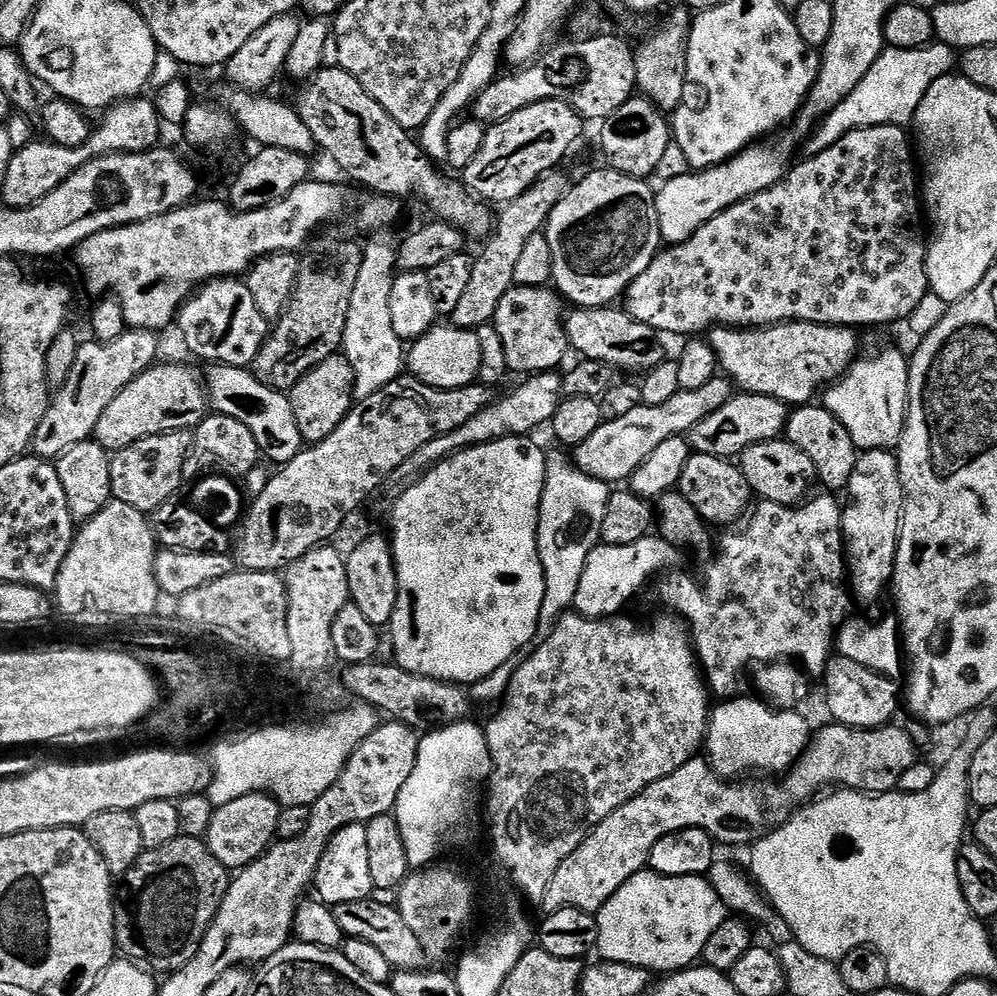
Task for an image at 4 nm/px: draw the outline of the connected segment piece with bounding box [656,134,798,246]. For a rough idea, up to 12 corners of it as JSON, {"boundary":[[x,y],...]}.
{"boundary":[[789,134],[664,180],[661,241],[681,244],[722,210],[780,183]]}

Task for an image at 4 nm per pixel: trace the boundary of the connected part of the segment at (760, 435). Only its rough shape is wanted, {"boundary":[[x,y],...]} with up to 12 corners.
{"boundary":[[733,395],[686,433],[689,449],[735,457],[785,431],[789,405]]}

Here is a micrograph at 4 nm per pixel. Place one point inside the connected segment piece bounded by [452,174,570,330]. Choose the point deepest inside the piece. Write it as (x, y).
(492, 274)

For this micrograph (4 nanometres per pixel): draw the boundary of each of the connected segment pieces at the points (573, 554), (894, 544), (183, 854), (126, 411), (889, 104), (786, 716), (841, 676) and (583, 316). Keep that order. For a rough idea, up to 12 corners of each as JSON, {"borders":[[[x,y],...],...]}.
{"borders":[[[547,453],[539,623],[573,607],[610,488]],[[887,448],[861,451],[846,489],[850,592],[892,582],[904,491]],[[203,839],[149,848],[114,884],[117,949],[171,973],[229,869]],[[157,362],[102,410],[96,443],[188,430],[206,412],[202,376]],[[933,42],[885,47],[827,113],[835,138],[911,125],[954,52]],[[763,699],[711,709],[706,759],[725,778],[780,774],[810,727]],[[850,658],[824,668],[833,721],[851,728],[893,723],[896,683]],[[620,306],[577,307],[568,343],[613,370],[649,363],[654,329]]]}

